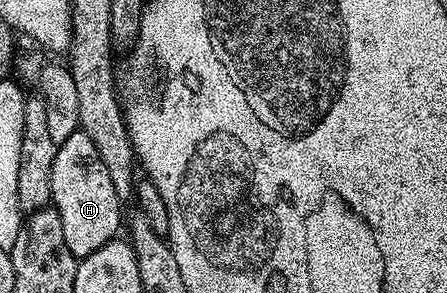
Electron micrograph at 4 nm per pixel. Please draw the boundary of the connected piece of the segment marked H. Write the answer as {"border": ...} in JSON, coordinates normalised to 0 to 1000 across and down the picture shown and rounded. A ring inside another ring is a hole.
{"border":[[[174,447],[150,471],[150,485],[128,495],[123,553],[114,567],[114,696],[128,713],[141,758],[141,816],[159,850],[159,867],[174,881],[195,867],[213,867],[221,840],[255,816],[262,792],[273,788],[275,686],[257,662],[257,635],[239,597],[239,567],[230,567],[230,539],[221,539],[221,512],[213,512],[213,485],[195,471],[195,457]]]}

